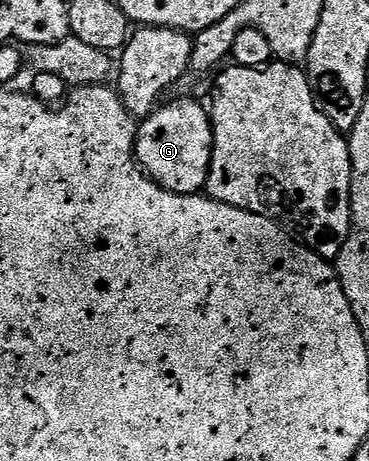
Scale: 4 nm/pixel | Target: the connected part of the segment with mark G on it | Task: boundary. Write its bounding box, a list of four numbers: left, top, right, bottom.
[135,100,215,196]

